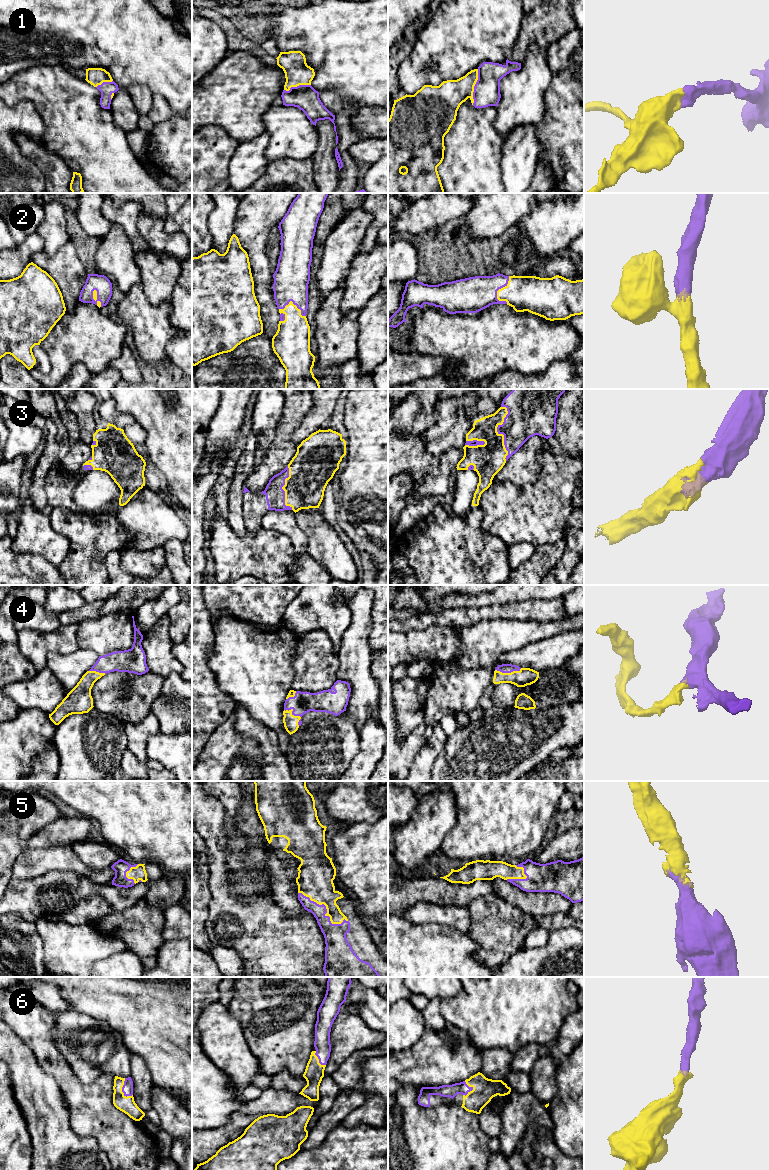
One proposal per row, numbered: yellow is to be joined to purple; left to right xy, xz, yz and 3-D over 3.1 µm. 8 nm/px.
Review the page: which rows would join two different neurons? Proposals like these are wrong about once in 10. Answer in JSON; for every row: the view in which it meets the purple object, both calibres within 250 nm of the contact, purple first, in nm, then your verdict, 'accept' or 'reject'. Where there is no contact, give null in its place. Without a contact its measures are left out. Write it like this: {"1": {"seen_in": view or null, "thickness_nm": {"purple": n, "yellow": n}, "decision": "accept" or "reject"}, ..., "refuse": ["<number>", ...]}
{"1": {"seen_in": "yz", "thickness_nm": {"purple": 220, "yellow": 240}, "decision": "accept"}, "2": {"seen_in": "yz", "thickness_nm": {"purple": 280, "yellow": 280}, "decision": "accept"}, "3": {"seen_in": "yz", "thickness_nm": {"purple": 300, "yellow": 260}, "decision": "accept"}, "4": {"seen_in": "xz", "thickness_nm": {"purple": 180, "yellow": 120}, "decision": "accept"}, "5": {"seen_in": "xz", "thickness_nm": {"purple": 180, "yellow": 280}, "decision": "accept"}, "6": {"seen_in": "xy", "thickness_nm": {"purple": 90, "yellow": 130}, "decision": "accept"}, "refuse": []}

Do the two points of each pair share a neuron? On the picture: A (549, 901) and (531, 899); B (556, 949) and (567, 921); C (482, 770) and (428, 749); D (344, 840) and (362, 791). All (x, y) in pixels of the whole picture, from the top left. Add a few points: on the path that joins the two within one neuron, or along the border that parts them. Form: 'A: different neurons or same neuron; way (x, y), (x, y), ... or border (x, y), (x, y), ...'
A: same neuron; way (545, 901), (535, 901)
B: different neurons; border (573, 926), (549, 931)
C: different neurons; border (448, 737), (444, 749), (434, 762), (431, 770)
D: different neurons; border (373, 822), (358, 822), (343, 827)

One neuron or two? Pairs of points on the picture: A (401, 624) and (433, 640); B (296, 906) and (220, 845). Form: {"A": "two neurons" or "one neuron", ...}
{"A": "two neurons", "B": "two neurons"}

